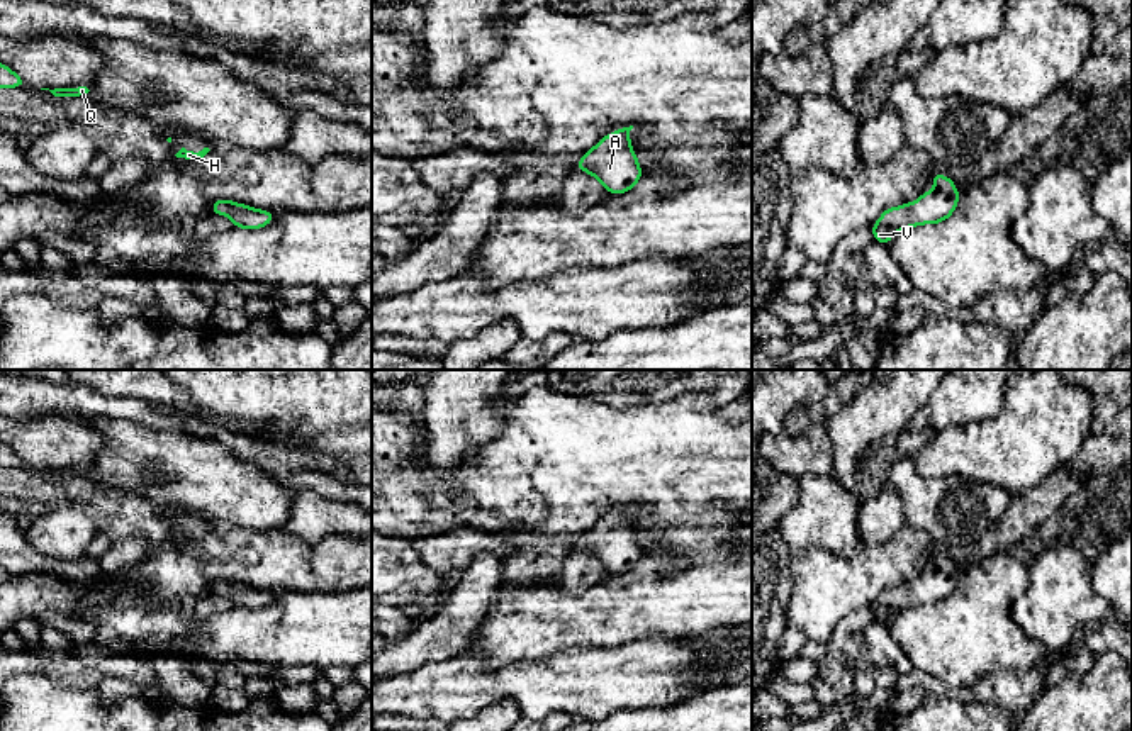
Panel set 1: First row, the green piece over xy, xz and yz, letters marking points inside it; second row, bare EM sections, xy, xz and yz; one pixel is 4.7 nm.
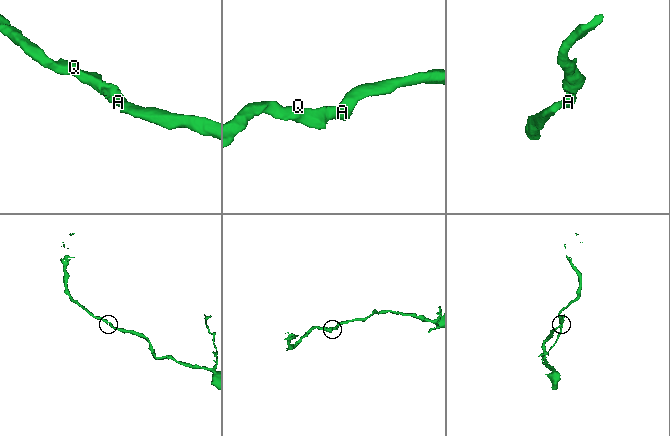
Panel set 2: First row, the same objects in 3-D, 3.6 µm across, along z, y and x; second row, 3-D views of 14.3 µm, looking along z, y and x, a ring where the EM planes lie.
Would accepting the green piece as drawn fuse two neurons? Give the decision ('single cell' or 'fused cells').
single cell

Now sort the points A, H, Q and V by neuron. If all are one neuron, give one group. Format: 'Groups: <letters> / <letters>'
Groups: A H Q V

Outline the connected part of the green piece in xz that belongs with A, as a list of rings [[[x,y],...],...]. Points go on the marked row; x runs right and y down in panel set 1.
[[[633,126],[608,134],[575,165],[577,170],[596,176],[608,193],[625,193],[643,176],[630,144],[631,129]]]

